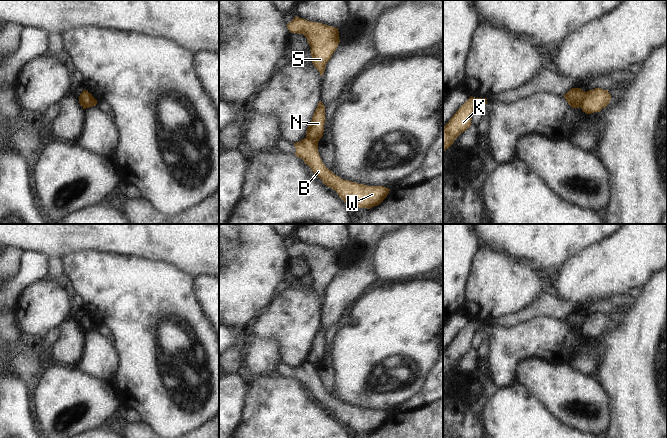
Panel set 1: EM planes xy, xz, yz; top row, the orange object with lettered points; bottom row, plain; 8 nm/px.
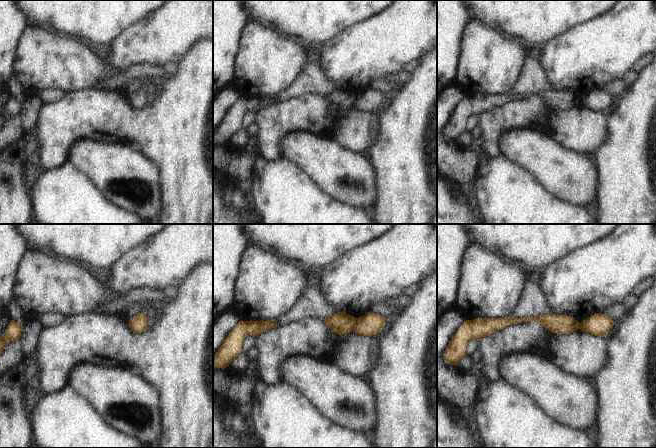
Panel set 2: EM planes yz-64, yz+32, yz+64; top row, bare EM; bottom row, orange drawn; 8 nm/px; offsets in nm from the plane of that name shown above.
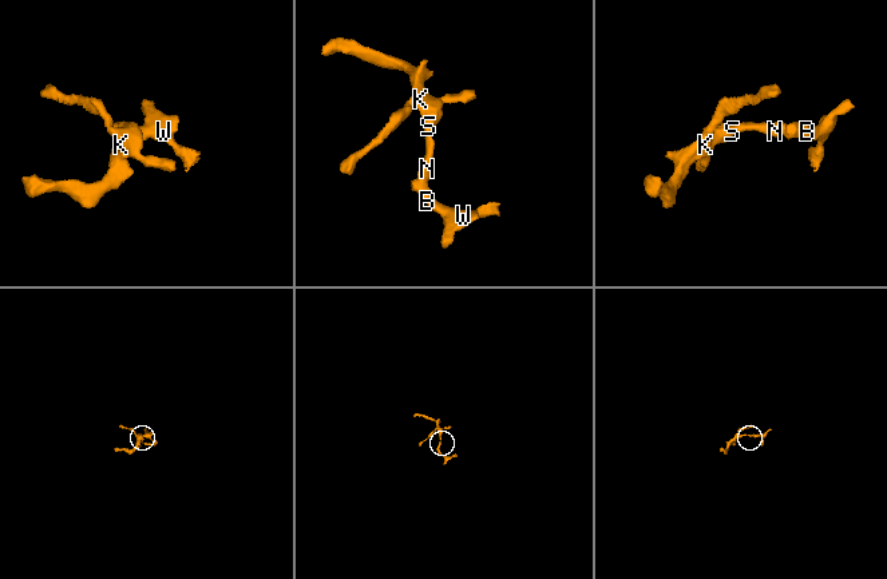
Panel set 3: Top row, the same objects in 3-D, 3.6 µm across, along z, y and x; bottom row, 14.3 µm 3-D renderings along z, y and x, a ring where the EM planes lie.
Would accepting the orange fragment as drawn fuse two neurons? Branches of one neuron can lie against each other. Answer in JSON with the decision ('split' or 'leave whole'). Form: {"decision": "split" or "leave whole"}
{"decision": "split"}

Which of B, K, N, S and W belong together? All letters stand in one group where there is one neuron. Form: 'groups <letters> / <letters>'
groups B W / K N S

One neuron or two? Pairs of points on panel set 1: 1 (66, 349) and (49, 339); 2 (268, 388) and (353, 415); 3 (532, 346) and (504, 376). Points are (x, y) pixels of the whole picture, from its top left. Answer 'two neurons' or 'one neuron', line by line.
1: two neurons
2: two neurons
3: one neuron

